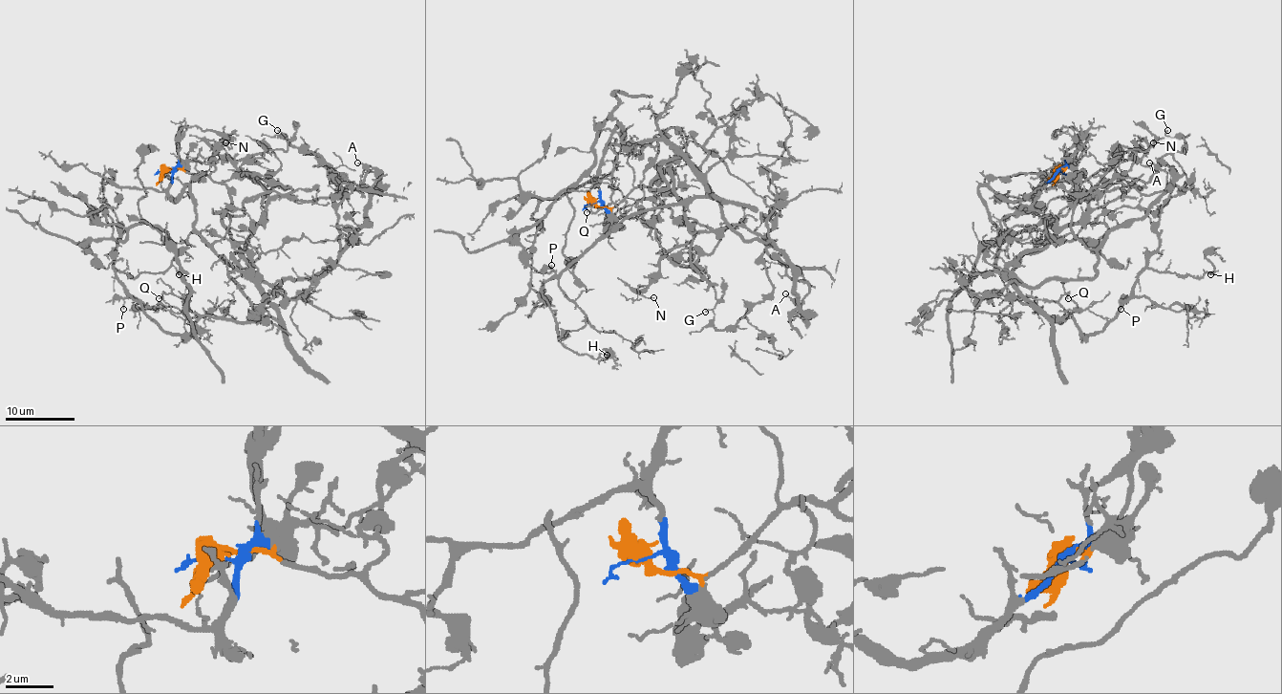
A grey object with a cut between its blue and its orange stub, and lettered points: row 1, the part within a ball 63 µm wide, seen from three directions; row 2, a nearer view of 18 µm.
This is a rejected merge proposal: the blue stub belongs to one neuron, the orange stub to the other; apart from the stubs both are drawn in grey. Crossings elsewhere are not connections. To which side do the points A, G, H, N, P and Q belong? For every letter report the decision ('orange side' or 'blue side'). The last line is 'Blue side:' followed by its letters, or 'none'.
A: orange side
G: orange side
H: blue side
N: blue side
P: blue side
Q: blue side
Blue side: H, N, P, Q

